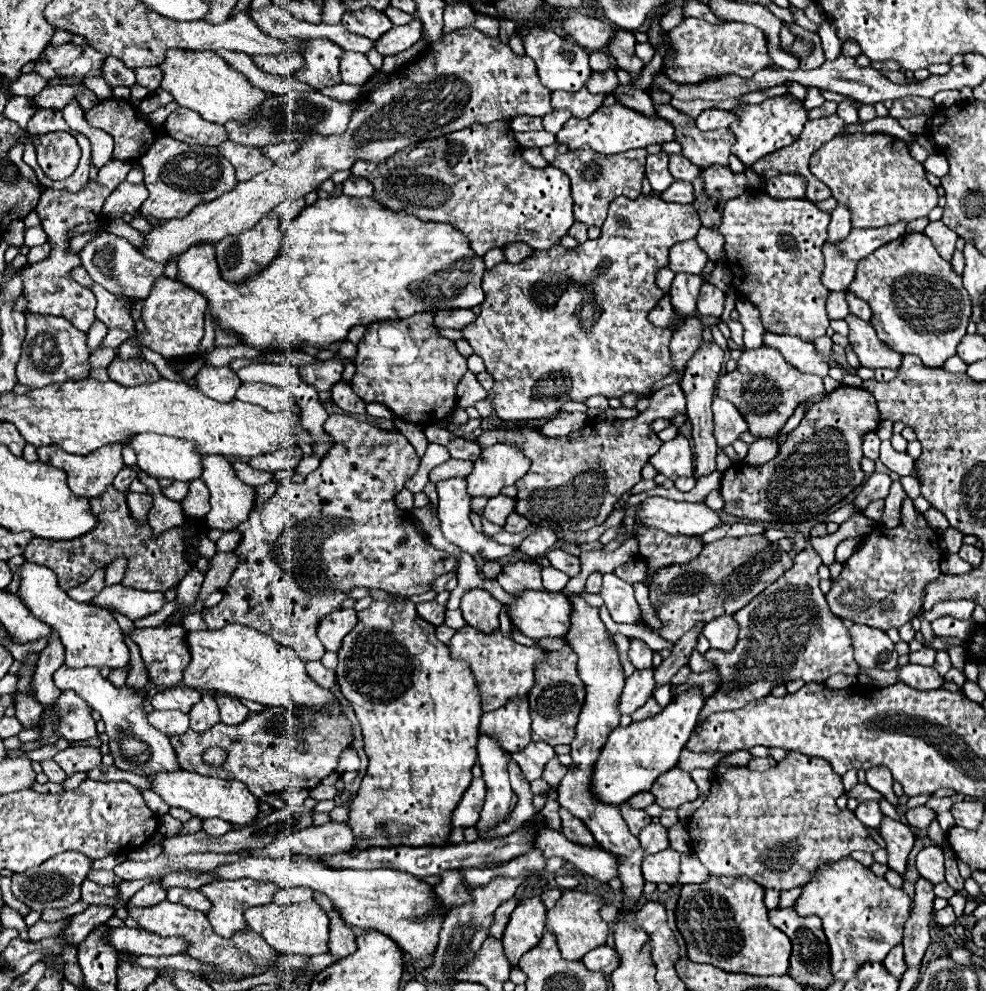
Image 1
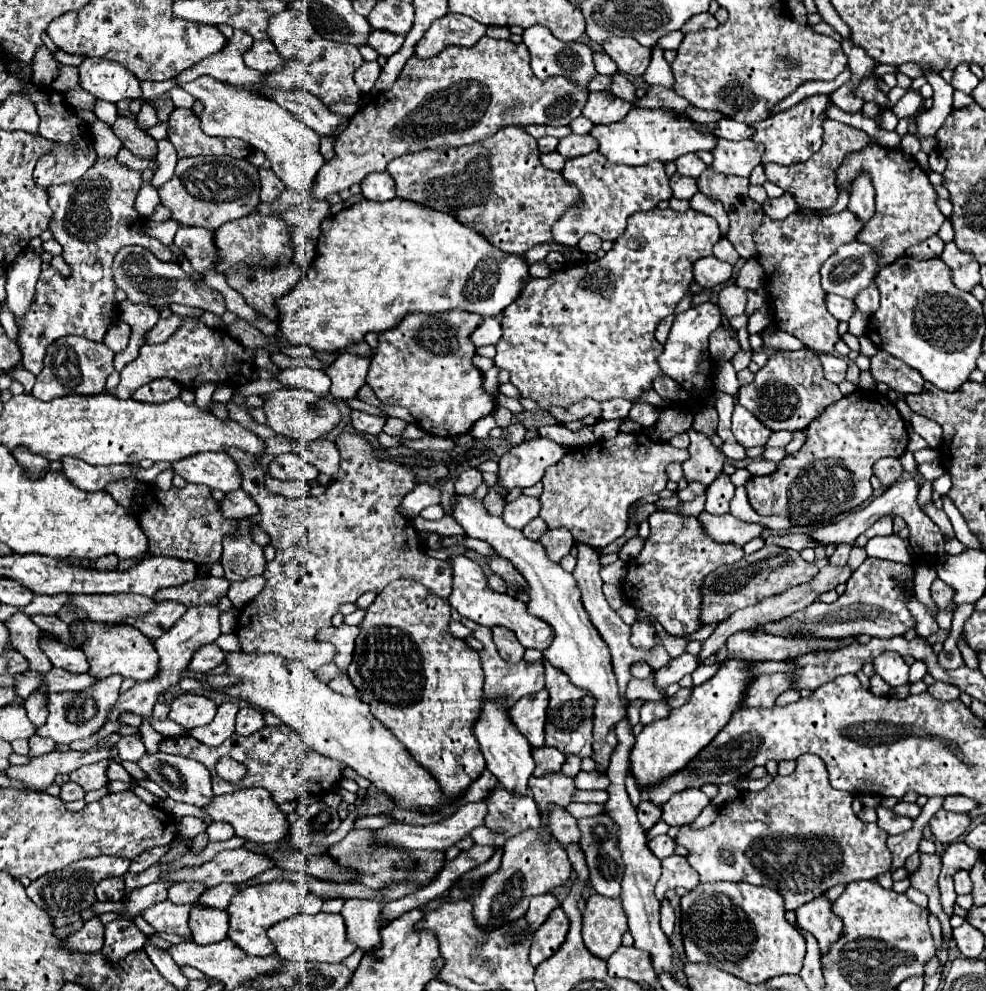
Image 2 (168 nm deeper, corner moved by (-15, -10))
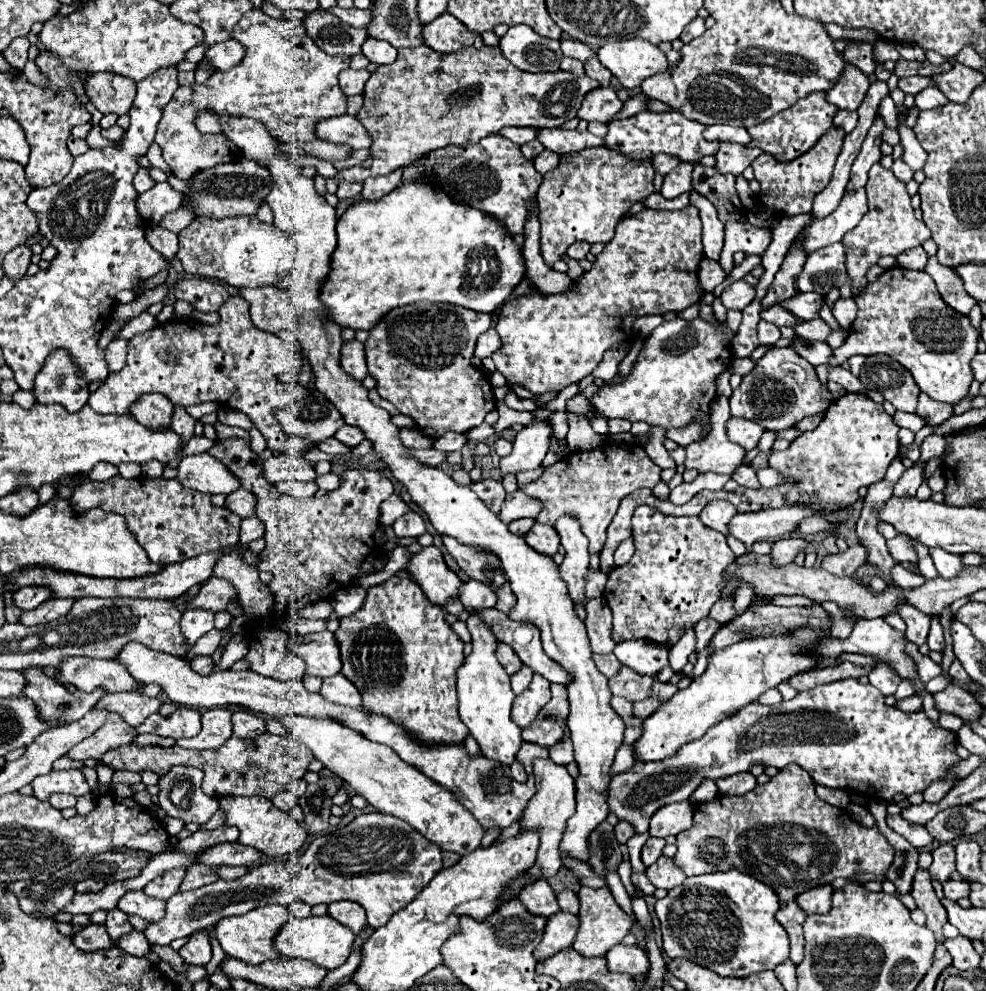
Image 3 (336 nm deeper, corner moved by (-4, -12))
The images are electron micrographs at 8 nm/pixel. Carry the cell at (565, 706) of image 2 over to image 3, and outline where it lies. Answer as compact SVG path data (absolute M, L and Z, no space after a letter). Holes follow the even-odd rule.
M551 685L551 701L539 711L537 719L523 731L523 741L551 749L565 737L569 719L569 701L565 685Z

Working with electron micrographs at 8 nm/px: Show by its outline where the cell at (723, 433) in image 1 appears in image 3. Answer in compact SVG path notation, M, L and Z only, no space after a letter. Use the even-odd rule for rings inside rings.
M731 417L727 421L727 435L733 443L741 445L745 451L751 451L757 447L761 435L763 435L763 427L753 423L753 421L747 421L747 419L741 419L741 417Z

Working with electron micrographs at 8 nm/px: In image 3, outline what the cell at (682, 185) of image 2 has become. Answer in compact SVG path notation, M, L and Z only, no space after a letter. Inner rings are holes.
M681 163L681 167L675 167L669 175L665 175L661 195L665 199L675 199L681 193L691 191L691 171L693 171L691 163Z

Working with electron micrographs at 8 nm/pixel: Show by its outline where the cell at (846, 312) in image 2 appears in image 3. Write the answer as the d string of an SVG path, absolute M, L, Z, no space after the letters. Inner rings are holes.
M799 293L799 295L783 301L781 305L789 307L789 311L793 311L797 317L809 321L809 319L819 317L819 311L823 307L823 297L817 293Z

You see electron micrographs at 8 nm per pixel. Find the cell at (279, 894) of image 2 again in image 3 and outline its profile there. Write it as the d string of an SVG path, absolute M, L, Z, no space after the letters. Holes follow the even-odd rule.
M263 905L263 907L257 907L257 909L251 909L249 913L245 915L239 915L239 917L223 917L217 925L215 925L215 937L219 939L225 955L229 957L235 957L235 959L241 959L245 963L251 963L251 965L257 965L257 963L263 963L265 959L279 959L281 955L273 949L271 941L277 933L277 929L289 919L289 909L283 907L283 905Z

